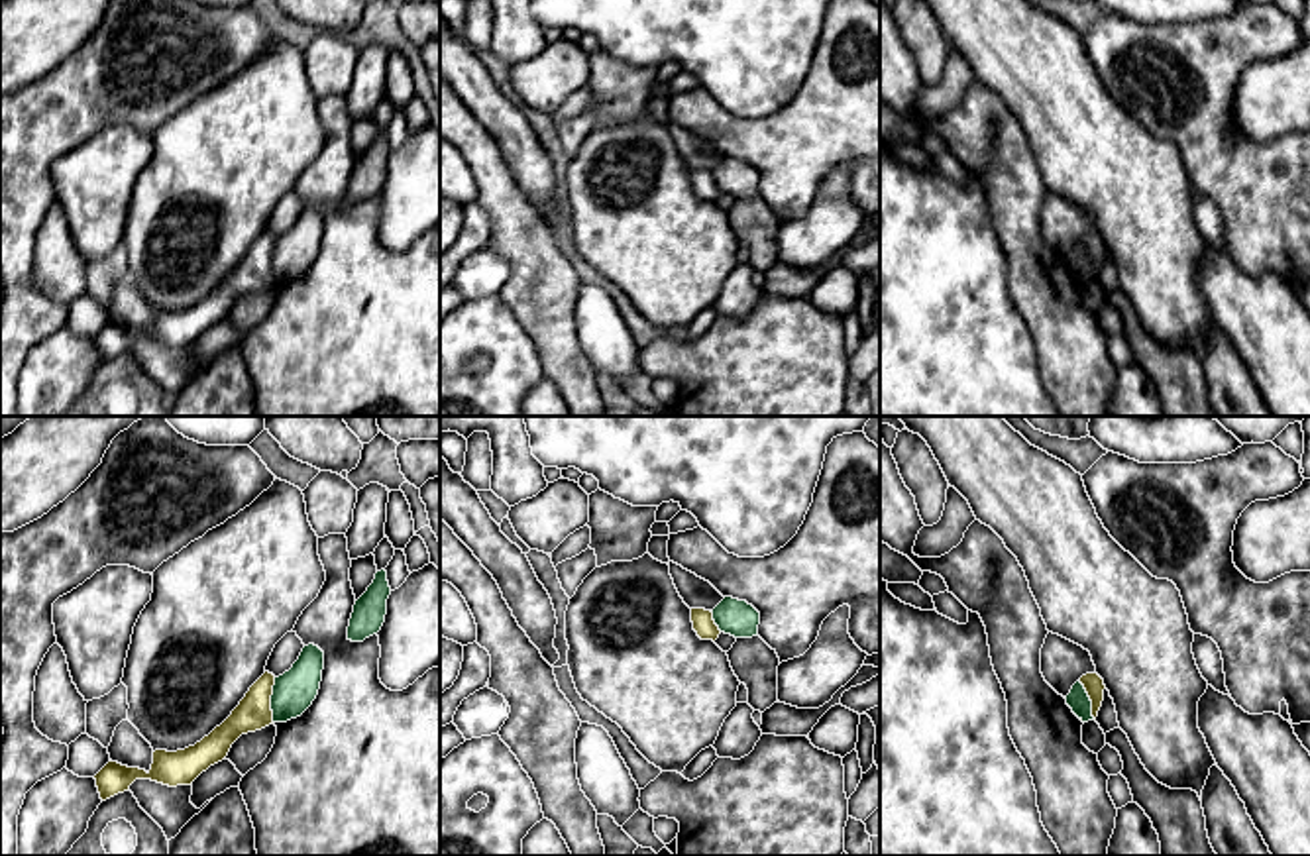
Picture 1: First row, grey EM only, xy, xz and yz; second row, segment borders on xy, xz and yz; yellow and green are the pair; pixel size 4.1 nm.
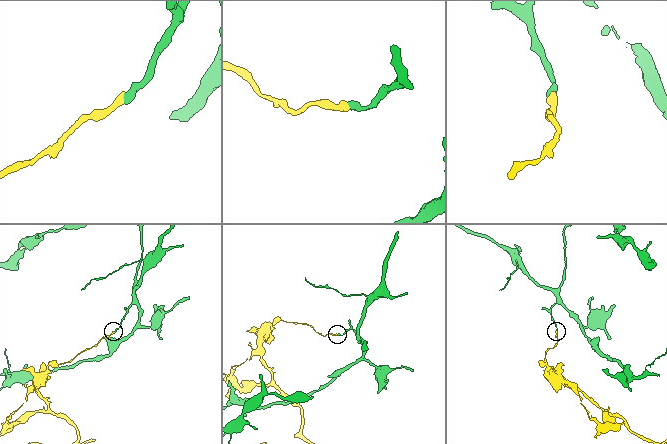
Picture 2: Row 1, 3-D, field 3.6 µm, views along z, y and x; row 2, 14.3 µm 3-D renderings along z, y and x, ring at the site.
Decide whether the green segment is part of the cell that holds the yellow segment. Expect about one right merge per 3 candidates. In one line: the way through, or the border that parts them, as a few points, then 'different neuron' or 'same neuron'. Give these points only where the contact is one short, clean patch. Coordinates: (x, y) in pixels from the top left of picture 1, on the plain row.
along xy (275, 238), (272, 281) | different neuron

